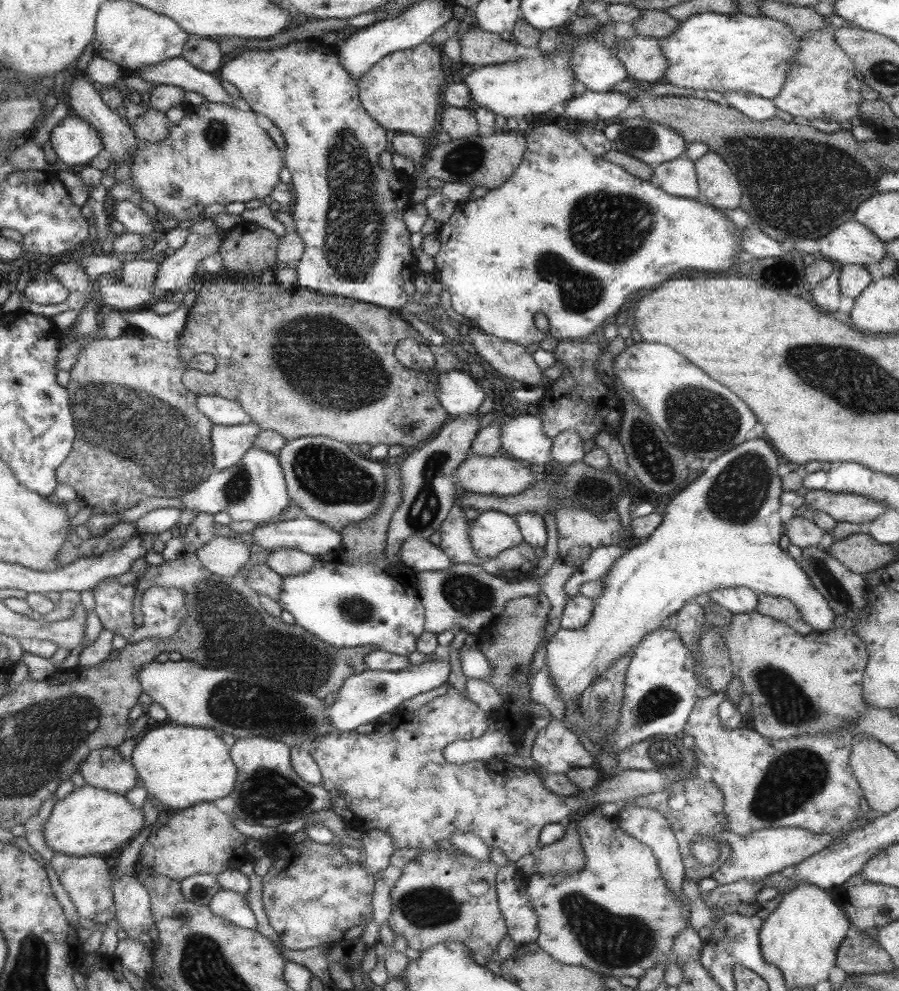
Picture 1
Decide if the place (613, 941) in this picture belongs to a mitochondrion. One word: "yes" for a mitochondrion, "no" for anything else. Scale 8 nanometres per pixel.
yes

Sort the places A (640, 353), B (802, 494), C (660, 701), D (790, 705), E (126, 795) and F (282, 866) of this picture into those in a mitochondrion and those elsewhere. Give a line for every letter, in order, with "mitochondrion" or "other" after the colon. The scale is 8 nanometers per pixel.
A: other
B: other
C: mitochondrion
D: mitochondrion
E: other
F: other

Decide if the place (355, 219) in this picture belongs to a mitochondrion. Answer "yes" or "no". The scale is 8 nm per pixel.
yes

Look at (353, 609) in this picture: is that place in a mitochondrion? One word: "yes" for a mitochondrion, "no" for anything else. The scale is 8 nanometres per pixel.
yes

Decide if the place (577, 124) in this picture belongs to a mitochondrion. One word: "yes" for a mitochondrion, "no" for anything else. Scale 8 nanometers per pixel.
no

